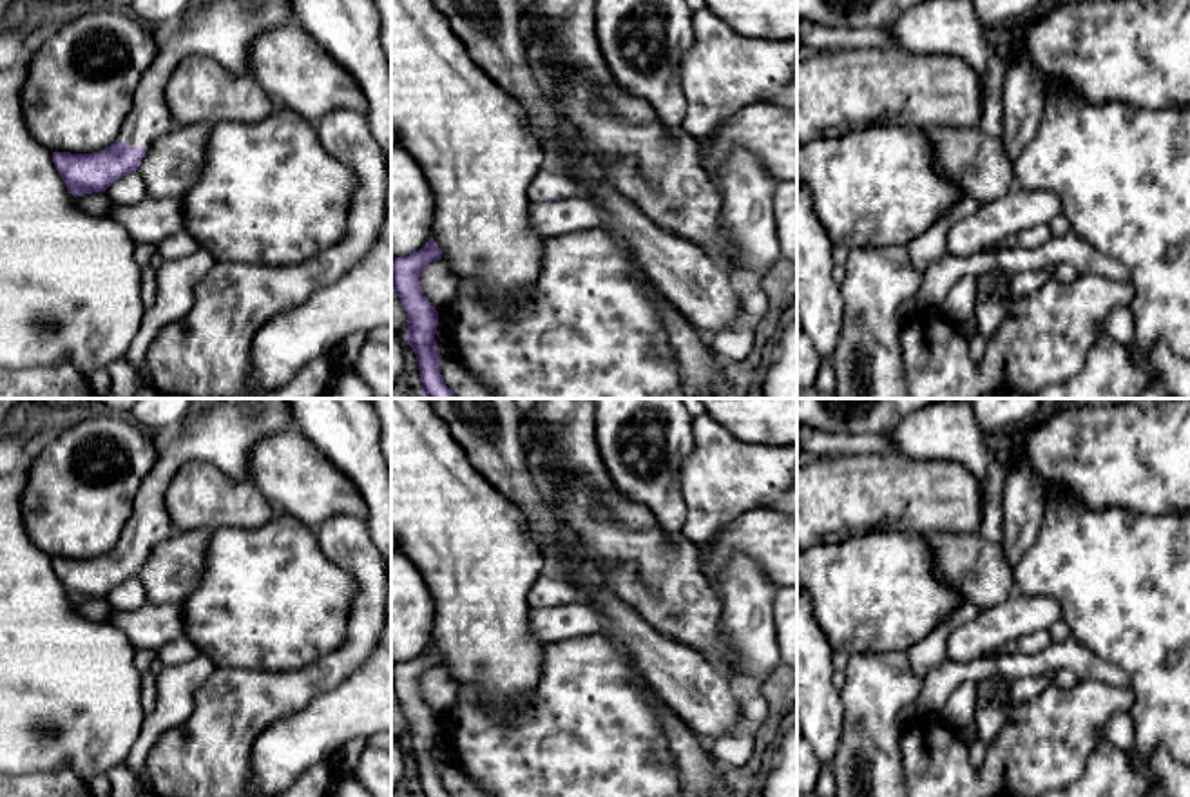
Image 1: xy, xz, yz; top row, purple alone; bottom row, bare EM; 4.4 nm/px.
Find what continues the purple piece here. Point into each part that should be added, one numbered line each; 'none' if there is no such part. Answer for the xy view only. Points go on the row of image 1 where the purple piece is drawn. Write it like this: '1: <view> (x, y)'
1: xy (223, 29)

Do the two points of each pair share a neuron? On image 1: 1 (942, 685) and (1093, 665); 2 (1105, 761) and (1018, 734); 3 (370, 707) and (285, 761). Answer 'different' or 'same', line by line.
1: same
2: different
3: same

